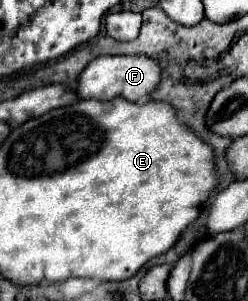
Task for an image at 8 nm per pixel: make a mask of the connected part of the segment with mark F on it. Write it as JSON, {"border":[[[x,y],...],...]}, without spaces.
{"border":[[[102,56],[92,60],[84,68],[84,72],[78,78],[76,92],[84,98],[96,98],[96,100],[112,100],[116,96],[122,96],[130,102],[138,102],[140,98],[150,96],[156,86],[160,84],[160,64],[158,60],[152,60],[150,56]]]}

